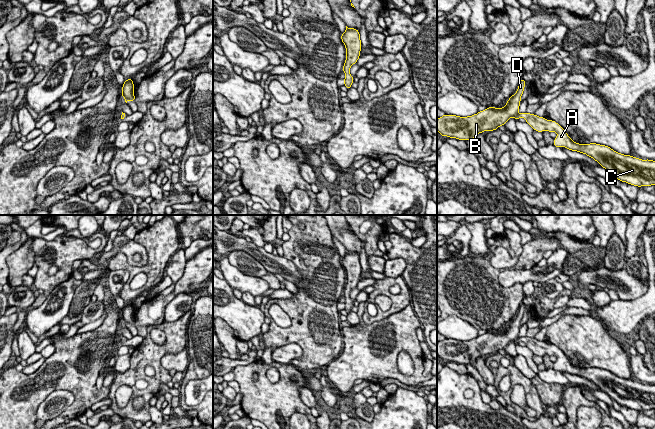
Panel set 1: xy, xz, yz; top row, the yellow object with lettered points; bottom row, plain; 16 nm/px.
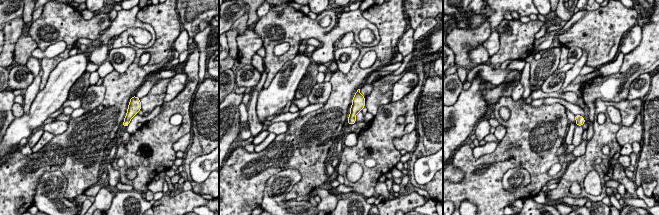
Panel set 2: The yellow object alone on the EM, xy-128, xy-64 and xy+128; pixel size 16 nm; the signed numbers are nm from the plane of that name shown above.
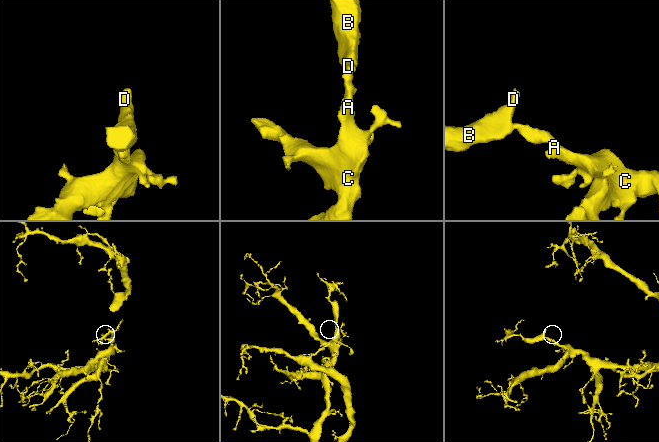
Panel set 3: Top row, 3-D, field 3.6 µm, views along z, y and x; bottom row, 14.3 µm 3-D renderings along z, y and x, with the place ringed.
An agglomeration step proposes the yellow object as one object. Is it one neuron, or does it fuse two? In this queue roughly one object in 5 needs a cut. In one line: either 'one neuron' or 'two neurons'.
one neuron

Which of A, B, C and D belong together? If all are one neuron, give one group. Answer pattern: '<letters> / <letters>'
A B C D

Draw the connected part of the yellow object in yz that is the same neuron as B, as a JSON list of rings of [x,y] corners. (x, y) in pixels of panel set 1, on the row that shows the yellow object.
[[[524,79],[520,80],[516,93],[508,99],[503,108],[488,107],[467,117],[444,114],[437,119],[437,131],[441,136],[466,141],[474,139],[478,133],[494,131],[499,126],[504,126],[511,117],[514,117],[516,121],[522,117],[535,131],[556,132],[557,137],[553,143],[555,147],[565,147],[586,154],[619,181],[637,187],[655,185],[655,161],[624,155],[605,145],[576,143],[557,122],[527,112],[519,114],[520,99],[525,83]]]

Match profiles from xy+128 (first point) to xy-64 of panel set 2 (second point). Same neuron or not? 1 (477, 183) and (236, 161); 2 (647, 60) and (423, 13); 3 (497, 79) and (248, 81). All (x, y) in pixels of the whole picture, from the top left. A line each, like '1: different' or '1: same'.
1: same
2: different
3: same

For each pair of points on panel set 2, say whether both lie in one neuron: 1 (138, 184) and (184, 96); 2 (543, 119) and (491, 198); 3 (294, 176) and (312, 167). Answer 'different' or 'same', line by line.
1: same
2: same
3: different

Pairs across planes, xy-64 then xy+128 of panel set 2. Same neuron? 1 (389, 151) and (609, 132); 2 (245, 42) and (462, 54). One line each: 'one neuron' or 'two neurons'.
1: one neuron
2: one neuron

